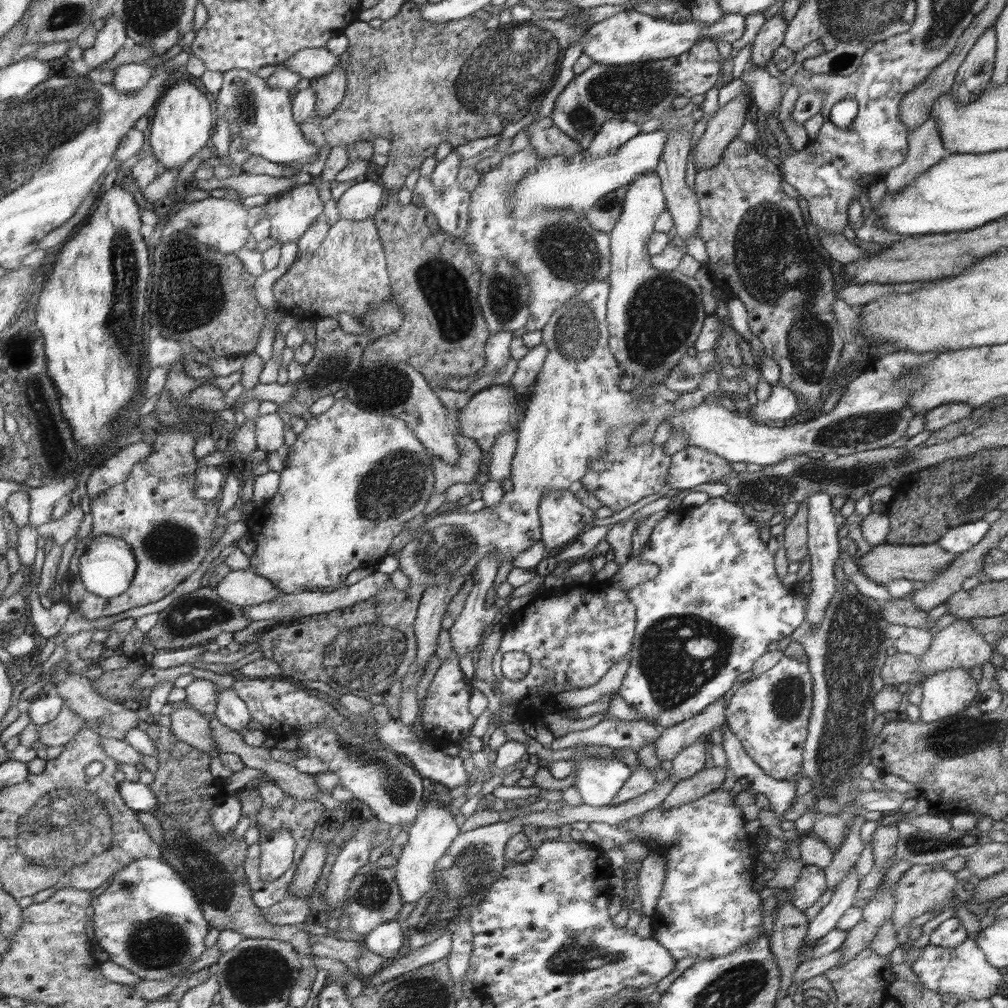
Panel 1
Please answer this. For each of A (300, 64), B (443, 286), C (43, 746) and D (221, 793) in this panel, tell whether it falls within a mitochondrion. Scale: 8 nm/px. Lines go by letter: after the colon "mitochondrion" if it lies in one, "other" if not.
A: other
B: mitochondrion
C: other
D: other

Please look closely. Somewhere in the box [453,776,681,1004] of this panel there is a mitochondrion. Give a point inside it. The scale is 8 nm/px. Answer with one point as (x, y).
(572, 958)

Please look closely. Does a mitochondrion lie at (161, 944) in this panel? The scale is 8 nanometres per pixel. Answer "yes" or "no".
yes

